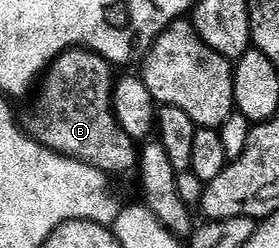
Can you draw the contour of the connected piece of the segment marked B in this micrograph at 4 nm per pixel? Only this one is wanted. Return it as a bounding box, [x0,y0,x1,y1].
[42,50,138,177]

